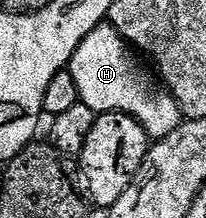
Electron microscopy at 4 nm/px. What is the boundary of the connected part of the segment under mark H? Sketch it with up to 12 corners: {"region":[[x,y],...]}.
{"region":[[106,21],[67,70],[80,102],[118,111],[150,140],[183,116],[168,87]]}

